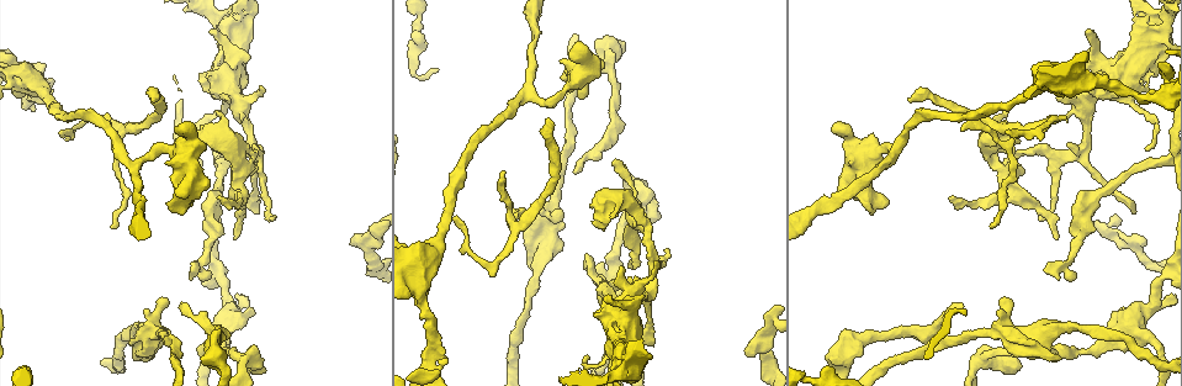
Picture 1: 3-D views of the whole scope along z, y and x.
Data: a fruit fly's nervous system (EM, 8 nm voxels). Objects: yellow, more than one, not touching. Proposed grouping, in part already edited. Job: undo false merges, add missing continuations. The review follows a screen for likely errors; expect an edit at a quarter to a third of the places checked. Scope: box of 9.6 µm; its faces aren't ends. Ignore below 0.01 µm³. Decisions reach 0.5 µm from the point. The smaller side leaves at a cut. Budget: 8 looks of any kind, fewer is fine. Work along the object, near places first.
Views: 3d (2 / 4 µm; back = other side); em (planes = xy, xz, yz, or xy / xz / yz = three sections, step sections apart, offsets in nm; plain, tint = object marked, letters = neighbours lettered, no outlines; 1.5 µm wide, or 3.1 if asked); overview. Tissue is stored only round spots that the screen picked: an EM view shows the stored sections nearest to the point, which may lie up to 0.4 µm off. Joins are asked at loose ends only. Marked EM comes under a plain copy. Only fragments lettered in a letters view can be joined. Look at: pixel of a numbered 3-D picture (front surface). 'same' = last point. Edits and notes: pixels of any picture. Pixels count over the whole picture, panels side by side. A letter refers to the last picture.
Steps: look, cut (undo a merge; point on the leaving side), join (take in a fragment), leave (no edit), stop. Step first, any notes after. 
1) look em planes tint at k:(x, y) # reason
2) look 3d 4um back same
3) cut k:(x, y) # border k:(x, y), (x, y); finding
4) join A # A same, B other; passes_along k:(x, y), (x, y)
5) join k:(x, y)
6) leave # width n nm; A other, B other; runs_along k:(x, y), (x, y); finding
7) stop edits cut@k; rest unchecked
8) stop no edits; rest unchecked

look em xz step 8 letters at 1:(1088, 83) # sudden change in width

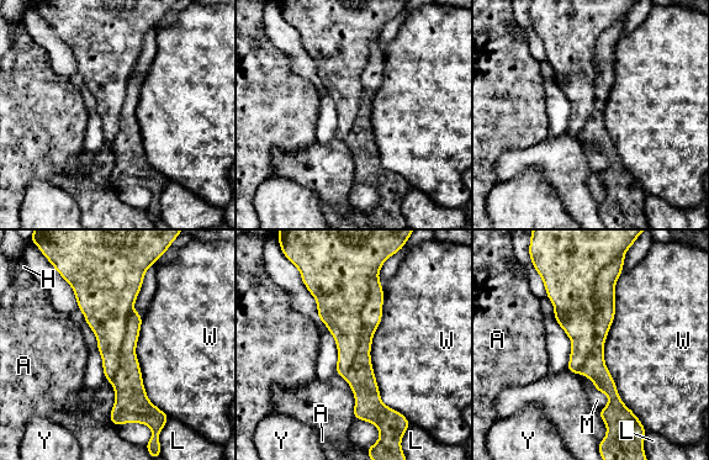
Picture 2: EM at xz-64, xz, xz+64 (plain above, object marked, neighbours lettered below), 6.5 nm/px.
cut 2:(604, 289) # width 280 nm; A other, H other, L other, M other, W other, Y other; part_leaving 2:(602, 275), (598, 373), (613, 395), (608, 419); two neurons meet here

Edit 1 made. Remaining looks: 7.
look overview # see it whole again

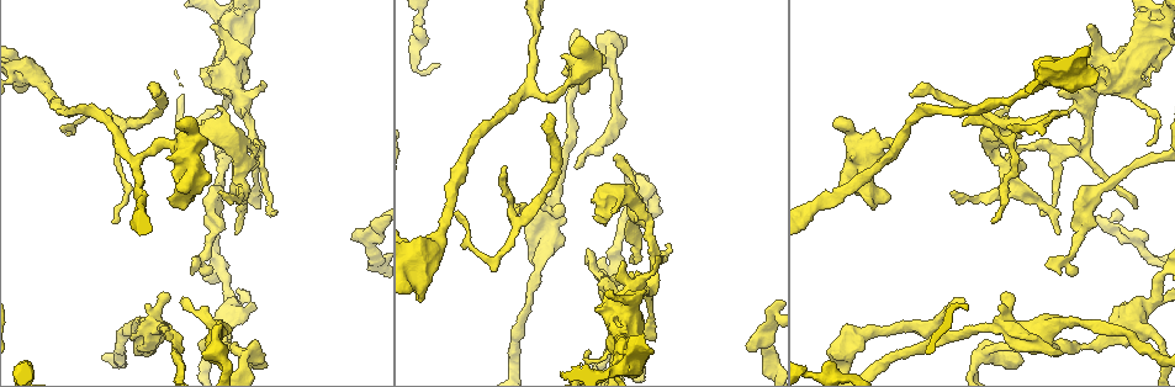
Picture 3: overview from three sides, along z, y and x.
look em yz step 4 tint at 3:(1144, 108) # thick turns thin

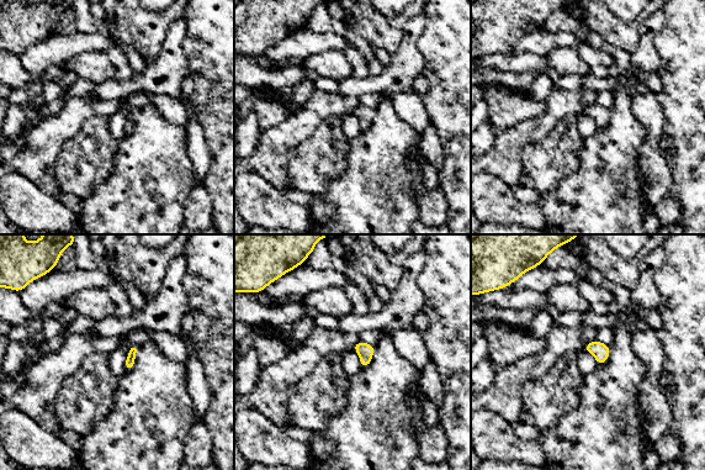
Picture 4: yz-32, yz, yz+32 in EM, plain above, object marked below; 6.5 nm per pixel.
look em planes tint same # another direction

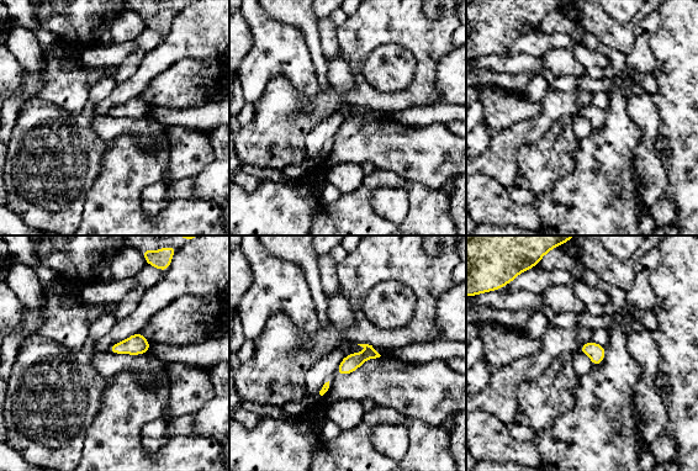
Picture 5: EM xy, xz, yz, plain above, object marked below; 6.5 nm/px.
look em planes letters same

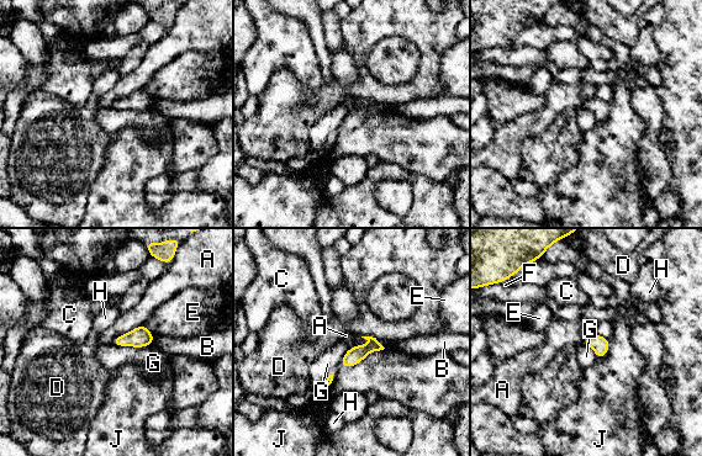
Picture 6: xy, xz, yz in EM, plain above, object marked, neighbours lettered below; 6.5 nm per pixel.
leave # A other, B other, C other, D other, E other, F other, G other, H other, J other; border 6:(370, 342), (353, 345), (339, 366); continuous, no second neuron

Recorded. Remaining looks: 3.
look em planes letters at 3:(1155, 13) # calibre changes

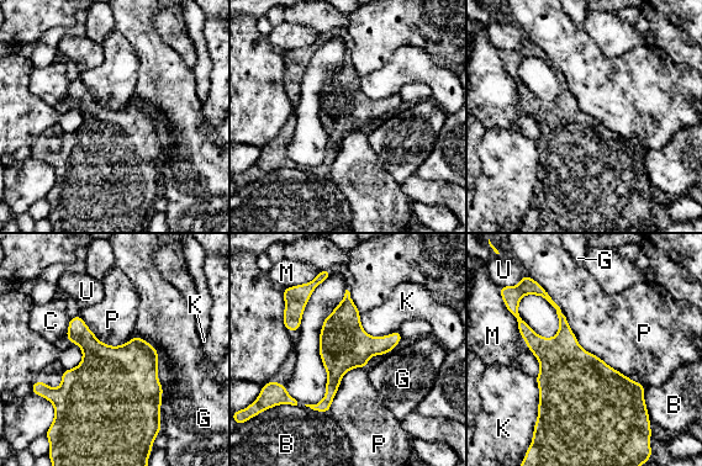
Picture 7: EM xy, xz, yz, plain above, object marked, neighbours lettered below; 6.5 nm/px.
leave # B other, C other, G other, K other, M other, P other, U other; border 7:(536, 281), (582, 348), (645, 387); continuous, no second neuron

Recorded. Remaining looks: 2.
stop edits cut@2; rest unchecked

